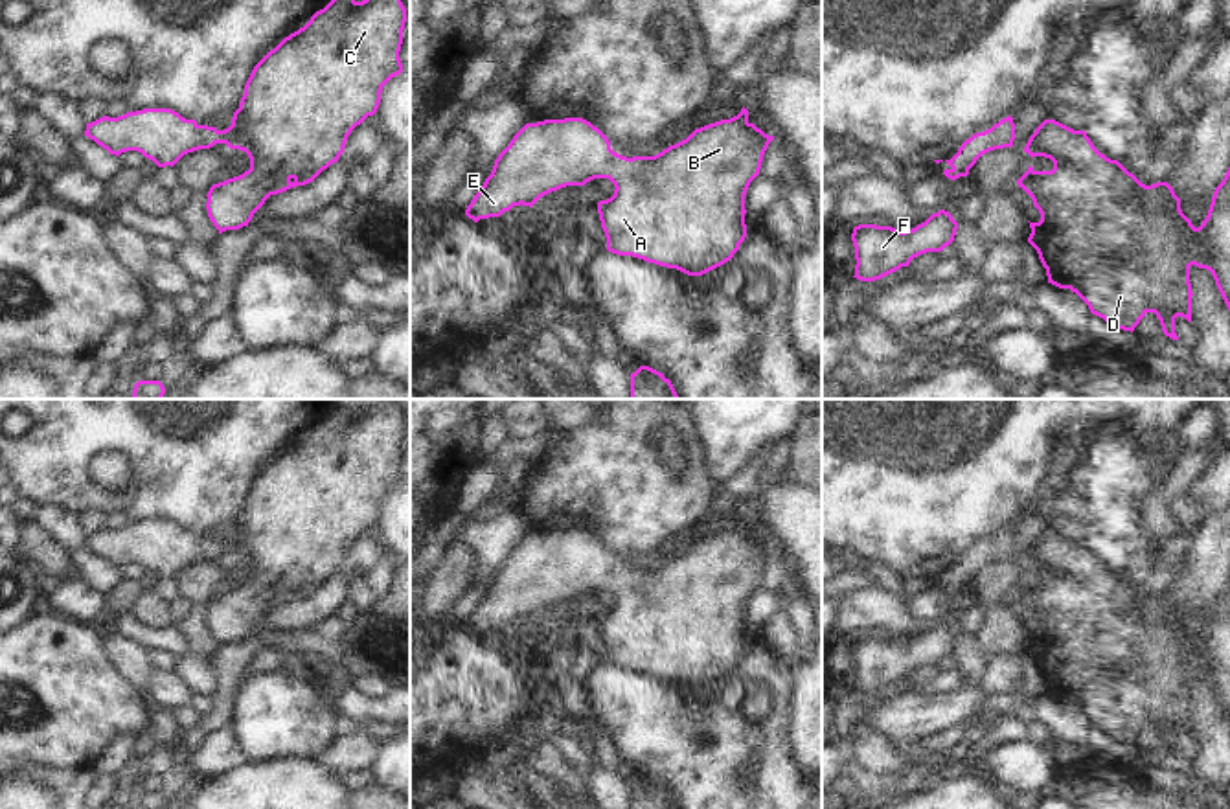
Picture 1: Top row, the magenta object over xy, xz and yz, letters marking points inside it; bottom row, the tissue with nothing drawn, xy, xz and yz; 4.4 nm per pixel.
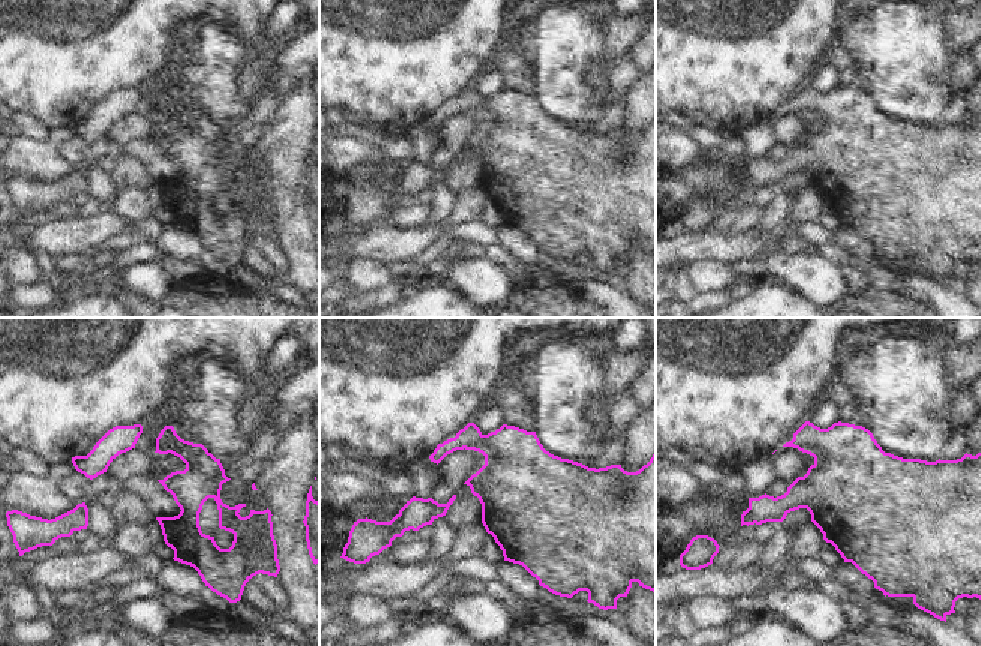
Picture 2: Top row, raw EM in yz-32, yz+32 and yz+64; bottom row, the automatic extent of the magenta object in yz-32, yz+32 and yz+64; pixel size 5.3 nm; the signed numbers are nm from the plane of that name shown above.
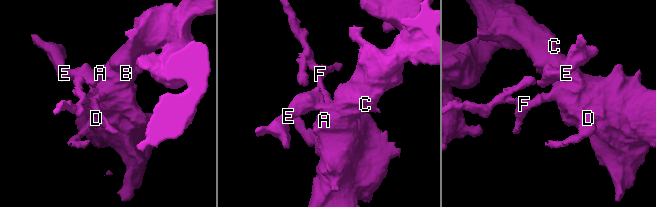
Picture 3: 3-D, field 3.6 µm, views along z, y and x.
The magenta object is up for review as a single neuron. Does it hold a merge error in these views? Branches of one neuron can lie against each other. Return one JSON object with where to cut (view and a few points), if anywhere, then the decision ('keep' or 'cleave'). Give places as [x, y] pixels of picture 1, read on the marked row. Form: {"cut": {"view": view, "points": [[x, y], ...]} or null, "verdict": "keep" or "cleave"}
{"cut": null, "verdict": "keep"}

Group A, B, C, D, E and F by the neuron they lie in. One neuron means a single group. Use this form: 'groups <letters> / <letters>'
groups A B C D E F

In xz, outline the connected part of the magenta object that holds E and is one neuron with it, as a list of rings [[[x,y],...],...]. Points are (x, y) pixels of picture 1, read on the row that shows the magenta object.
[[[748,110],[730,120],[721,120],[695,129],[686,140],[669,145],[655,156],[621,156],[610,149],[609,138],[583,118],[544,120],[526,123],[495,160],[491,175],[465,210],[465,215],[480,219],[500,217],[513,206],[533,206],[541,197],[566,186],[585,186],[594,178],[609,178],[614,195],[598,202],[607,250],[618,256],[632,256],[647,263],[677,268],[688,276],[702,276],[734,257],[746,237],[745,195],[759,175],[763,154],[774,136],[765,134],[748,121]]]

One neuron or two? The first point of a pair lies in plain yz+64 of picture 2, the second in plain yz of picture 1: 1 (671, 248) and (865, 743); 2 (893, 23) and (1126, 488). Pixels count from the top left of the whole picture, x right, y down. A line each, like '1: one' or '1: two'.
1: two
2: one

